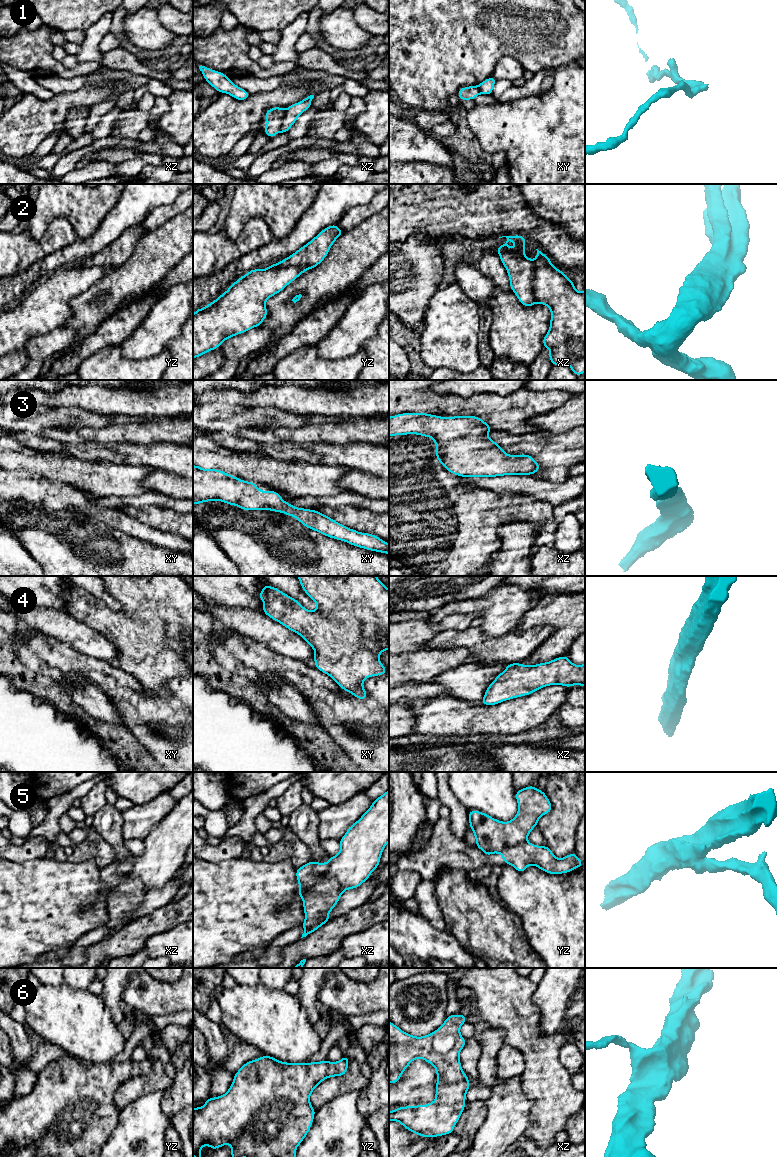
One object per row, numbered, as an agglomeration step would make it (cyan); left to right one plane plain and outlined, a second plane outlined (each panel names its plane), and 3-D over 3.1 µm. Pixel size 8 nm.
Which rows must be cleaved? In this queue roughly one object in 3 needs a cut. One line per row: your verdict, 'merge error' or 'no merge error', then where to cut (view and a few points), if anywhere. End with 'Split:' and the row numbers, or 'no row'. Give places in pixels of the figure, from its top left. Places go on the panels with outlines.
1: merge error | xz (285, 110), (279, 131)
2: no merge error | no cut
3: no merge error | no cut
4: no merge error | no cut
5: merge error | xz (343, 891), (335, 879), (320, 879), (307, 888), (302, 899)
6: no merge error | no cut
Split: 1, 5

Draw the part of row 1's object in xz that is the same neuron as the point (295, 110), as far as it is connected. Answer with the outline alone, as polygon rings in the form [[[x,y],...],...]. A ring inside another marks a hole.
[[[314,95],[304,98],[302,101],[290,105],[286,110],[280,125],[280,132],[287,133],[297,118],[307,109],[311,108],[311,101]]]

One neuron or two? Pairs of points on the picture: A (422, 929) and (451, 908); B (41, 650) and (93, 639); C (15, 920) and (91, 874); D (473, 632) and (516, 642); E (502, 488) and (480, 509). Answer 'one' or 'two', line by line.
A: two
B: two
C: one
D: one
E: two

